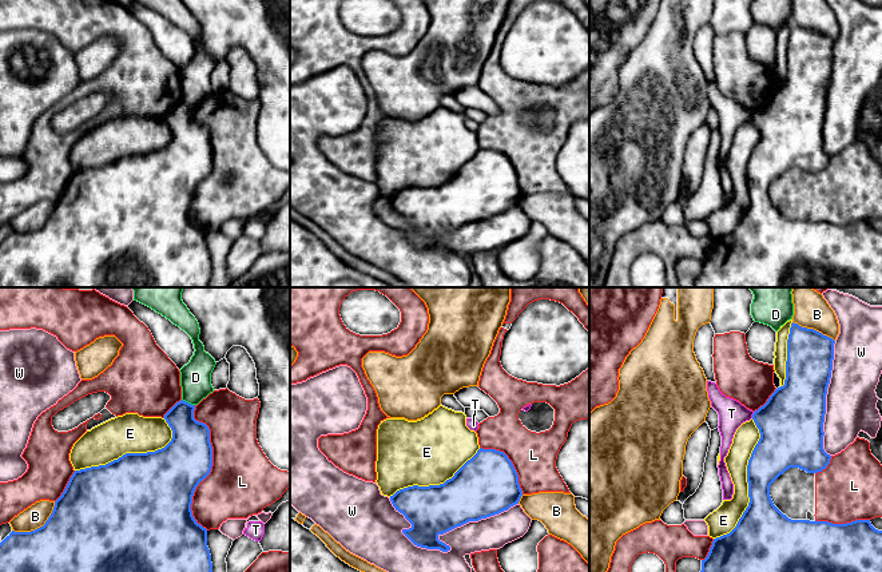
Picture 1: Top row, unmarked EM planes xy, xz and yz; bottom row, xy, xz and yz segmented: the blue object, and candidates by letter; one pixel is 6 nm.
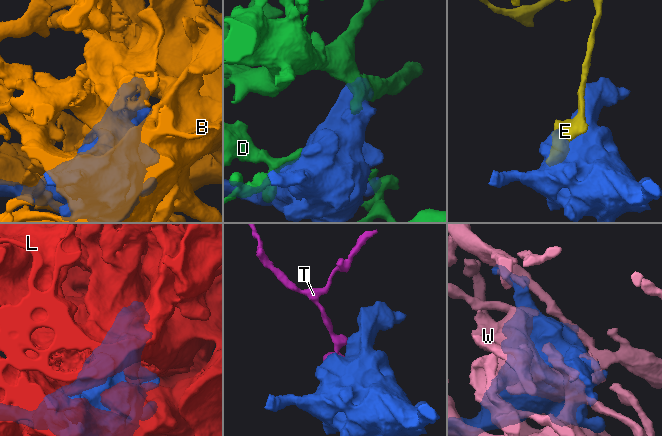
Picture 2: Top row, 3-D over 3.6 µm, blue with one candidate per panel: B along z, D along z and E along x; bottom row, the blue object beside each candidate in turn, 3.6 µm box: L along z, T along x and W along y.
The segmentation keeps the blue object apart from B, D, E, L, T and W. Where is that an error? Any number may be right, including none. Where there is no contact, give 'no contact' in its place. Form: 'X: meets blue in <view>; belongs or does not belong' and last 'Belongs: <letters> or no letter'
B: meets blue in xy; does not belong
D: meets blue in xy; does not belong
E: meets blue in yz; does not belong
L: meets blue in xy; does not belong
T: meets blue in yz; does not belong
W: meets blue in xz; does not belong
Belongs: no letter

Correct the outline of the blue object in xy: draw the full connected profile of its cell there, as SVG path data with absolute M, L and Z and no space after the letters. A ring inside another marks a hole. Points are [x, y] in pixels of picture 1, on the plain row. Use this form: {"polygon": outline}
{"polygon": "M180 100L164 115L163 119L172 131L172 139L164 148L147 154L126 154L106 166L75 171L43 227L31 233L12 231L0 243L0 287L208 287L212 263L207 230L194 219L191 204L196 187L211 172L212 147L208 127L194 119L194 111L195 106Z"}

